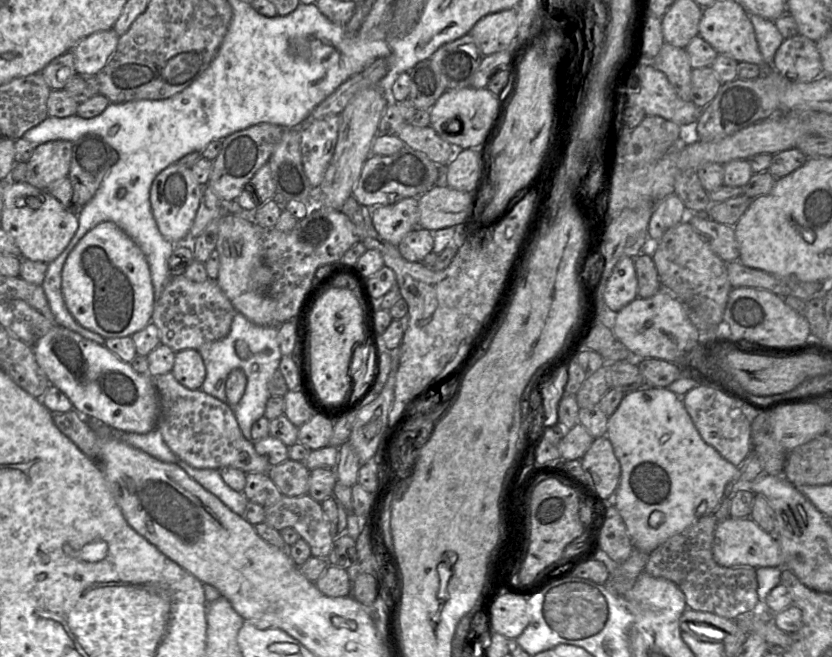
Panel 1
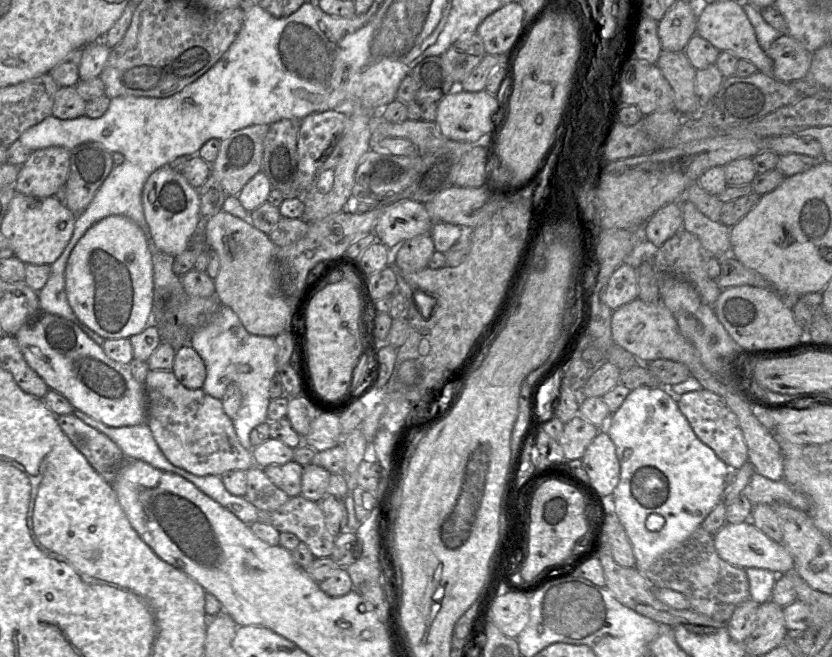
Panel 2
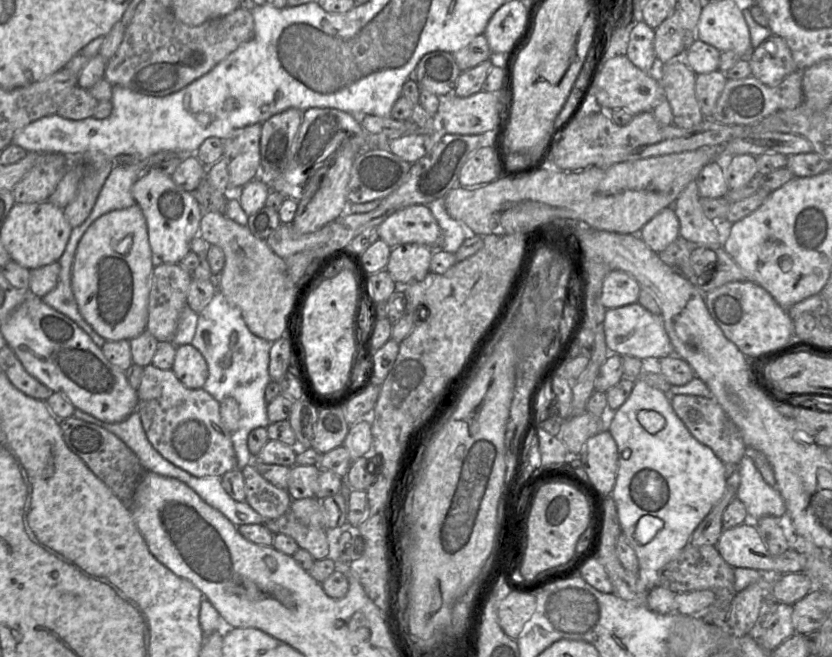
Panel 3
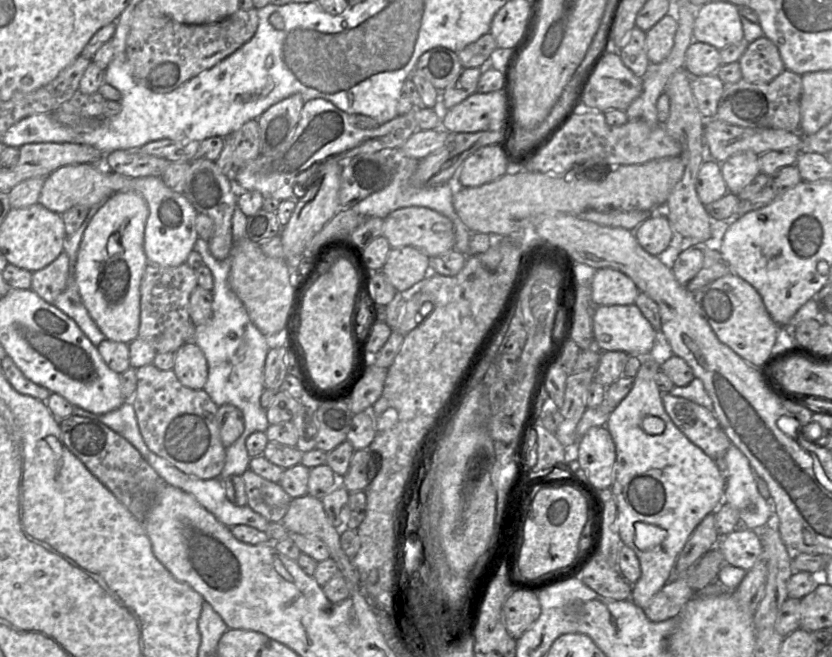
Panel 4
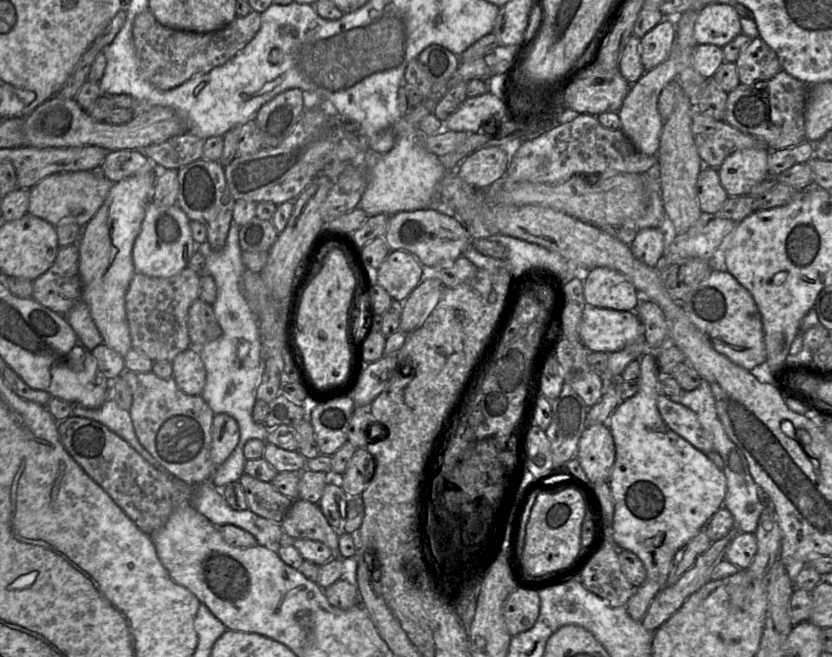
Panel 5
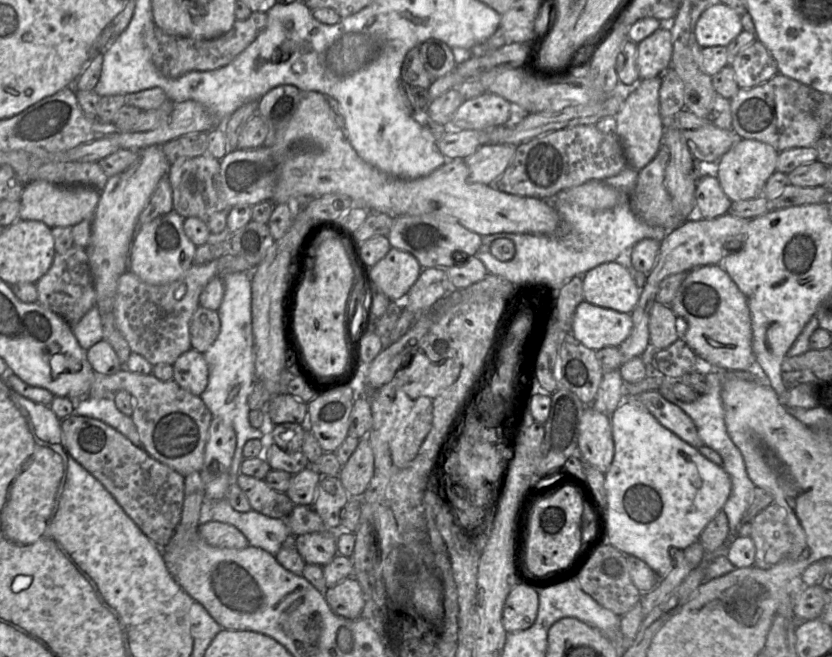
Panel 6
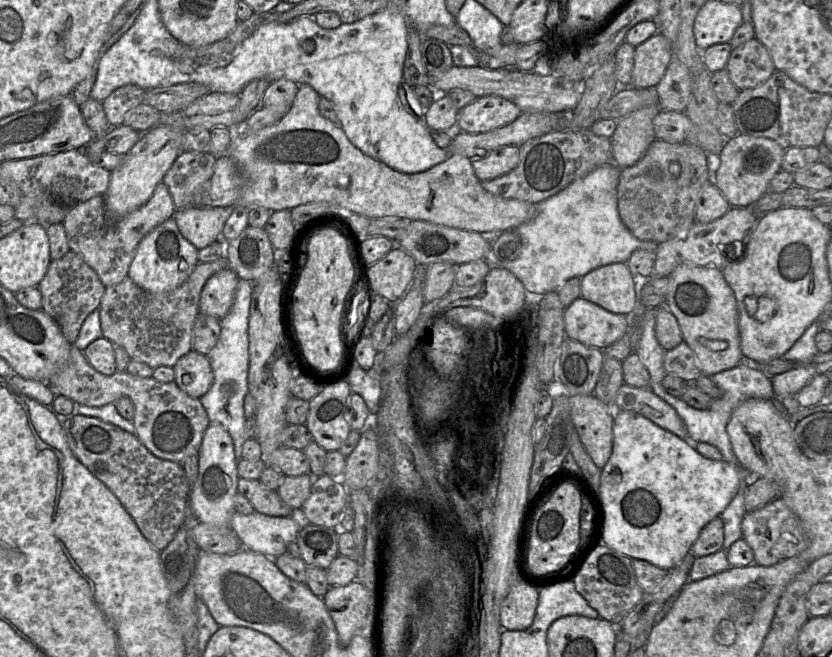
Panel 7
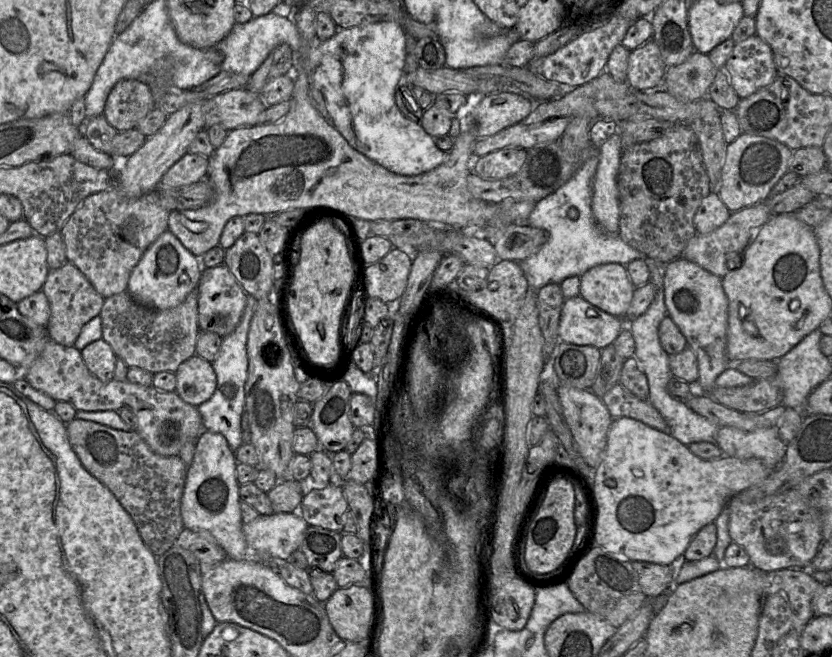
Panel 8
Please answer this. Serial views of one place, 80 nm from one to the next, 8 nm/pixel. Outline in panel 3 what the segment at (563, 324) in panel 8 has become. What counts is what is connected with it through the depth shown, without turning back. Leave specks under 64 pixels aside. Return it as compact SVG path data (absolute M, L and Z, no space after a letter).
M638 302L606 310L604 320L606 345L611 353L639 359L664 358L675 355L661 315L653 314Z

